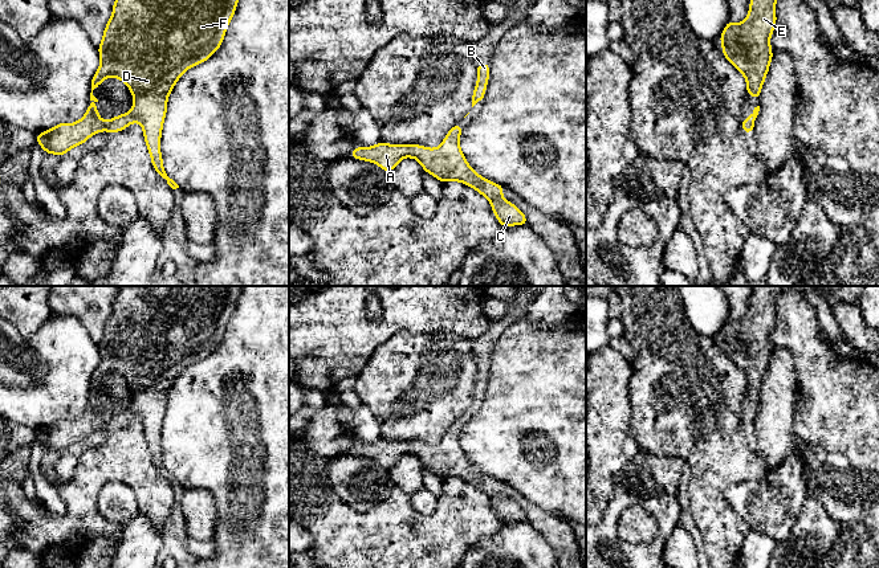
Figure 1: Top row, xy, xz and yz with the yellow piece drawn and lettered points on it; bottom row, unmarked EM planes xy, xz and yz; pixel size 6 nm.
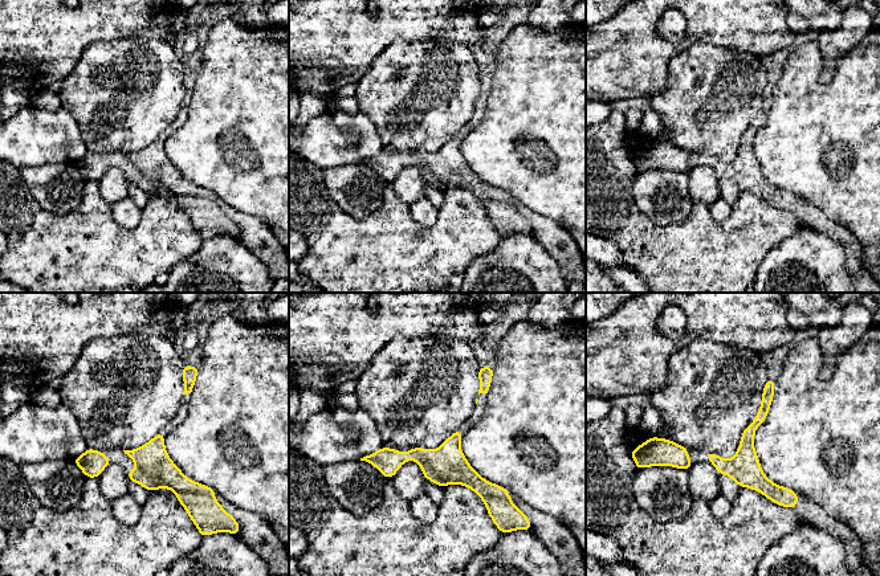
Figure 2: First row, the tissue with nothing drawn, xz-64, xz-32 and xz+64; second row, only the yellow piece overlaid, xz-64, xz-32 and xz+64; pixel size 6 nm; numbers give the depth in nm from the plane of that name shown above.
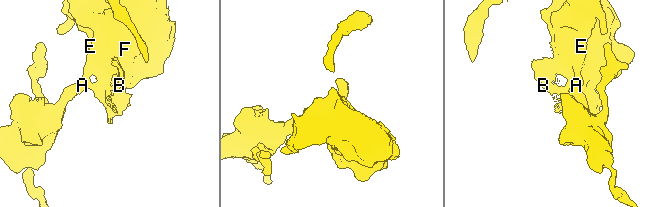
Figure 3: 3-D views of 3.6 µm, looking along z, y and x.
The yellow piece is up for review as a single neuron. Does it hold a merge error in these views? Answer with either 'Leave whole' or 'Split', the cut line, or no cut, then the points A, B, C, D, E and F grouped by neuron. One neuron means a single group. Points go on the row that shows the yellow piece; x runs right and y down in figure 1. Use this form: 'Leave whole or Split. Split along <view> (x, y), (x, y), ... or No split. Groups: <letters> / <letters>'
Leave whole. No split. Groups: A B C D E F

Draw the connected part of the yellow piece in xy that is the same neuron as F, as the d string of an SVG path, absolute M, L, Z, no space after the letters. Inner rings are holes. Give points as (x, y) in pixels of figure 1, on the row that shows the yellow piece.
M115 0L113 13L105 26L98 46L101 65L91 79L90 102L86 114L74 123L58 123L36 135L45 154L66 155L76 146L84 144L95 132L123 131L139 122L155 172L176 189L179 185L163 169L160 136L167 113L167 99L182 74L207 61L221 46L228 24L239 0ZM107 77L123 81L133 94L133 110L113 117L109 122L98 115L94 105L98 99L93 90Z

